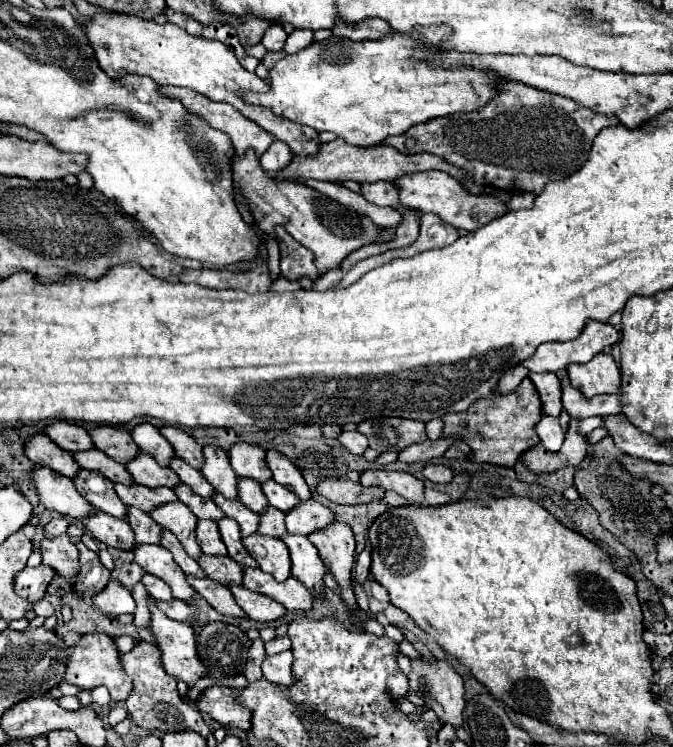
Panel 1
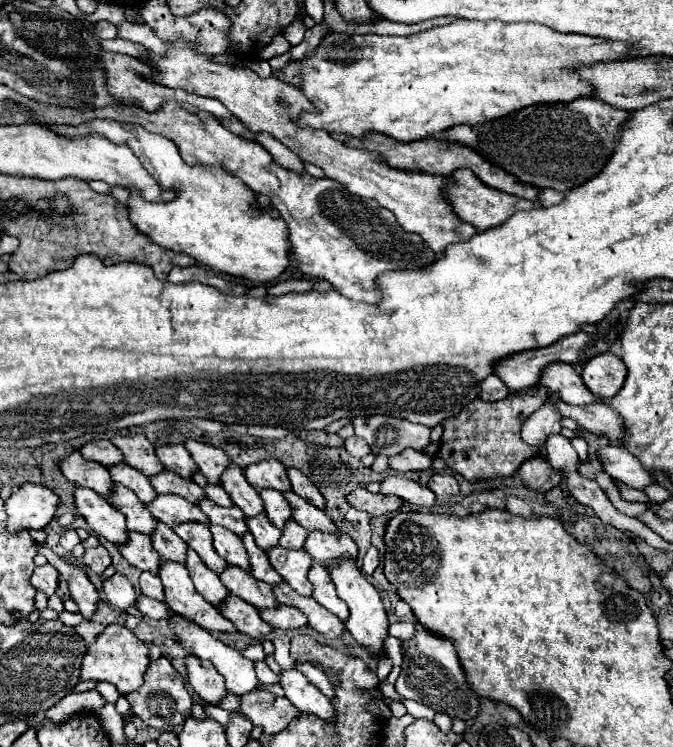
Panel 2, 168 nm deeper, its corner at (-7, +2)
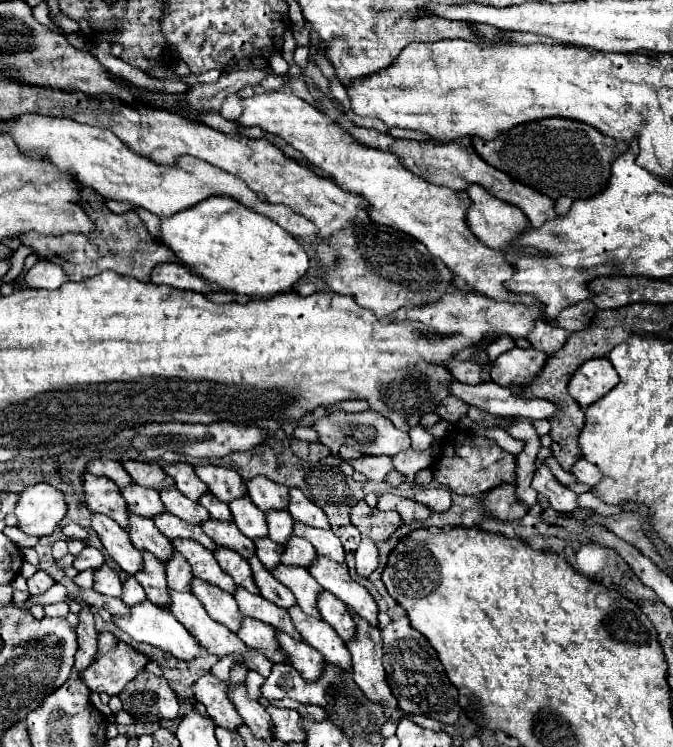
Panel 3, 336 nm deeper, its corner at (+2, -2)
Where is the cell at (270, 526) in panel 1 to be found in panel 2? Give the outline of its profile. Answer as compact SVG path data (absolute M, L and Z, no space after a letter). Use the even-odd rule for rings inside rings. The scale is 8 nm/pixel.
M288 519L288 523L282 527L280 545L286 549L302 549L306 535L308 535L308 531L304 527L300 527L294 519Z

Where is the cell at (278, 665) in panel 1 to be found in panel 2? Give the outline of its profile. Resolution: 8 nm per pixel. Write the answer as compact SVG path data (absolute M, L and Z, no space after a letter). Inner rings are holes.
M284 669L280 673L280 685L286 691L288 701L298 709L306 713L320 715L322 719L334 719L336 711L332 709L332 703L318 687L314 687L304 673L298 669Z

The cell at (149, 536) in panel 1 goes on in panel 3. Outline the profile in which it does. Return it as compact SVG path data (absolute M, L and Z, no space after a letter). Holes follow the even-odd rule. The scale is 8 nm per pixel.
M177 551L173 553L171 561L165 563L165 571L167 571L167 581L169 581L171 589L191 591L191 579L193 579L191 567L189 567L189 563L185 563L185 559Z

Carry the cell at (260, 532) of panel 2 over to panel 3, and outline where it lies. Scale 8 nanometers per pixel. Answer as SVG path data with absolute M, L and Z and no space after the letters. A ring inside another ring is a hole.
M255 539L255 547L257 547L257 557L259 561L273 571L279 563L281 563L281 555L283 555L283 545L271 541L271 539Z

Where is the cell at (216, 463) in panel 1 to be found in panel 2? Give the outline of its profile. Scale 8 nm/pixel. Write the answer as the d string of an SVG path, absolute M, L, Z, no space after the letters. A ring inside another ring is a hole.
M230 463L226 467L226 471L222 475L222 487L224 487L224 491L228 491L234 505L238 505L244 511L244 515L252 517L252 515L258 515L264 511L258 491L244 479L244 473L236 463Z

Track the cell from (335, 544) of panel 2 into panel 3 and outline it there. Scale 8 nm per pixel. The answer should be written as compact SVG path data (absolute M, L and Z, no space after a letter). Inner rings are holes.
M323 555L315 559L315 563L309 567L309 573L315 577L315 581L325 587L325 591L339 597L343 603L347 603L359 617L367 619L373 627L379 627L377 621L377 603L371 597L371 593L355 583L347 571L347 565L339 565Z

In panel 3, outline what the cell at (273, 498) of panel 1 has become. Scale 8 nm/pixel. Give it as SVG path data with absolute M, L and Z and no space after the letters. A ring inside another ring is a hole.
M295 523L295 535L307 539L319 555L325 555L327 559L335 563L345 563L345 551L341 541L333 535L333 531L325 529L315 529L315 527L305 527L303 523Z

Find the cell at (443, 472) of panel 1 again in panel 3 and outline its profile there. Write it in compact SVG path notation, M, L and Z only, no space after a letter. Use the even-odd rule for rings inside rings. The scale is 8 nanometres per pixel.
M421 489L415 493L413 497L415 501L419 501L421 505L429 507L431 511L437 511L437 513L445 513L451 505L451 493L447 489Z

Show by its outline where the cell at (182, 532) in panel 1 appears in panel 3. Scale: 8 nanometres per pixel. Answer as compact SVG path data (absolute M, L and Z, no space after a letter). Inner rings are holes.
M175 539L173 547L185 557L185 561L191 565L193 575L197 579L203 579L205 583L221 587L227 593L235 593L237 585L233 583L233 579L227 573L221 571L221 567L217 565L213 553L207 551L203 545L199 545L191 539Z

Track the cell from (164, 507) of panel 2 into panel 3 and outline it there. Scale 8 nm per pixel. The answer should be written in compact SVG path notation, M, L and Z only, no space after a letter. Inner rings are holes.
M161 513L153 519L153 523L157 525L159 531L163 531L165 537L169 539L193 539L197 543L201 543L203 547L207 547L209 551L215 551L215 541L209 539L201 527L197 525L189 525L183 519L171 515L171 513Z

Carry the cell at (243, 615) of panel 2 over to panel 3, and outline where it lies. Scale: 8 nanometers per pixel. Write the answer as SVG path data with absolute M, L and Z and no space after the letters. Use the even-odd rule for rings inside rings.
M245 617L237 635L247 647L257 649L259 653L263 653L273 663L285 663L287 661L285 655L281 653L281 647L277 643L277 639L275 639L275 629L273 627L261 623L257 619Z

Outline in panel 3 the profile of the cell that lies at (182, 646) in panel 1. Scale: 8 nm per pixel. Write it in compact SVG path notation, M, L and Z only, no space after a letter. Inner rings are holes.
M205 673L193 685L193 693L195 699L205 705L207 713L217 721L219 727L237 731L243 725L243 719L239 719L235 705L231 699L227 699L227 683L215 679L211 673Z

